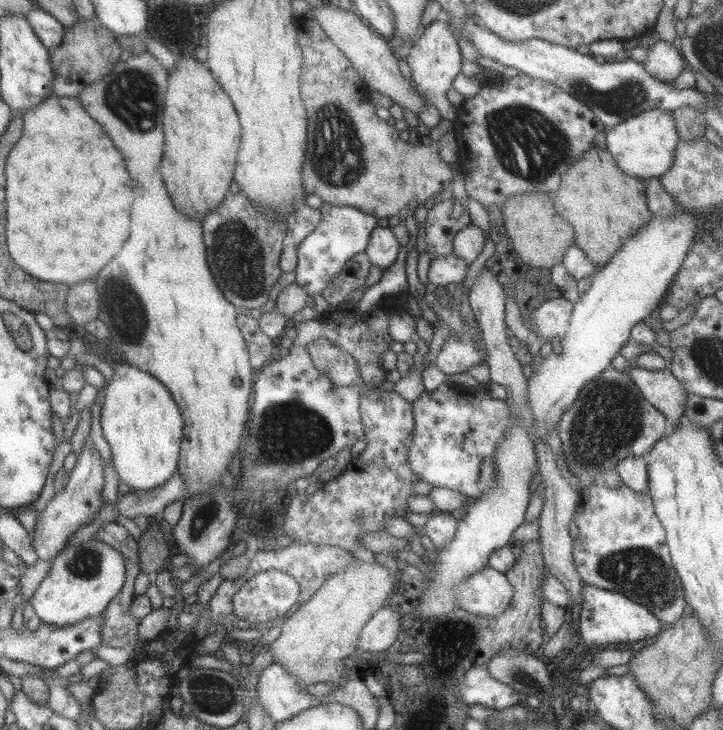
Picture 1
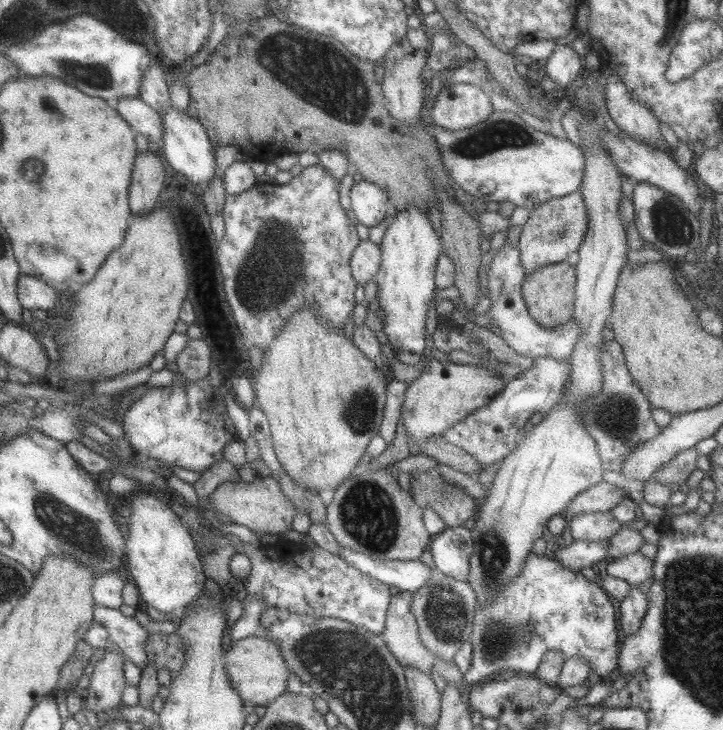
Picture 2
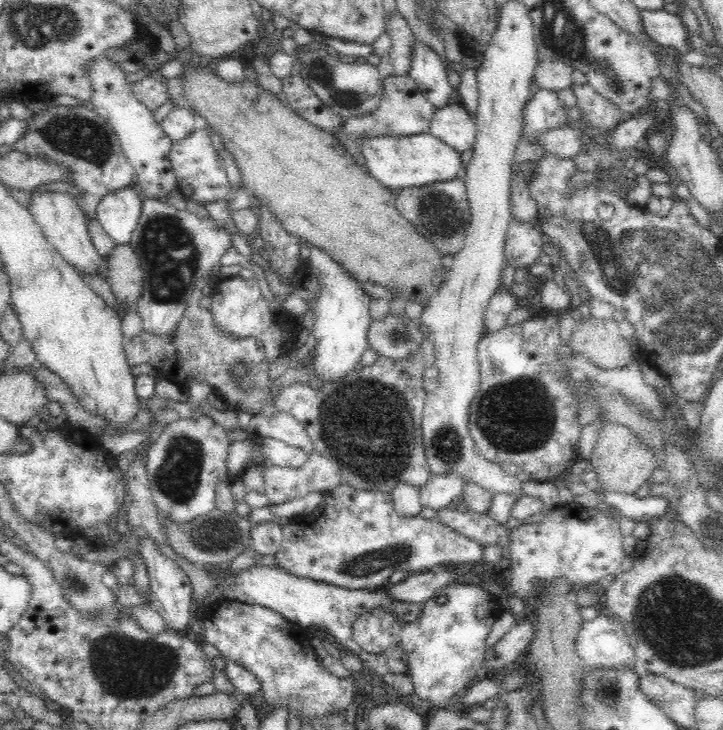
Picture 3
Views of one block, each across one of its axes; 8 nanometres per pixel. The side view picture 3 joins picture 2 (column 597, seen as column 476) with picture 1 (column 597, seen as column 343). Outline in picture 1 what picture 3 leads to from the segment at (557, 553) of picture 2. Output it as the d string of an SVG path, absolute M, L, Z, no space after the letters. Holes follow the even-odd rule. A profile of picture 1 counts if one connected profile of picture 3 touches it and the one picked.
M600 482L579 490L580 500L575 506L573 520L578 533L572 542L571 559L583 584L622 594L657 616L664 627L681 618L685 601L683 587L673 565L665 542L664 528L654 514L652 498L647 492L633 492L627 485L609 488Z

